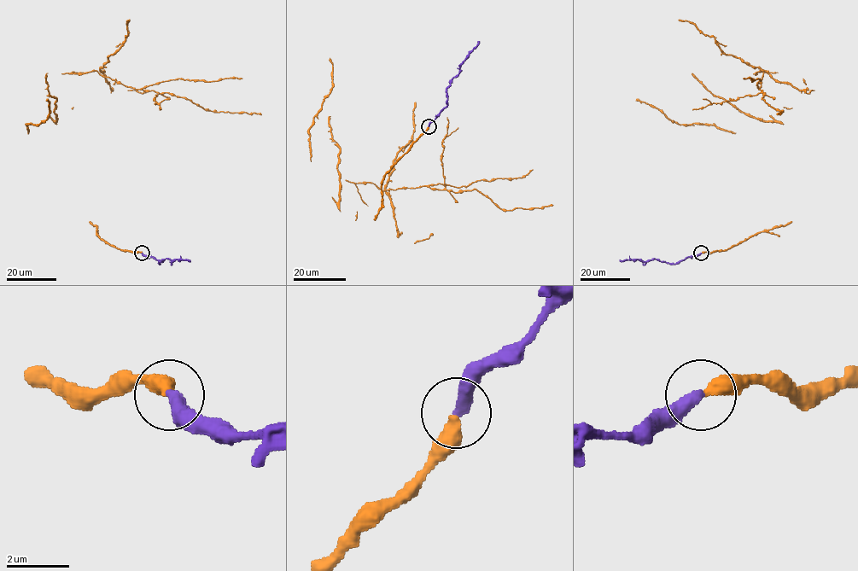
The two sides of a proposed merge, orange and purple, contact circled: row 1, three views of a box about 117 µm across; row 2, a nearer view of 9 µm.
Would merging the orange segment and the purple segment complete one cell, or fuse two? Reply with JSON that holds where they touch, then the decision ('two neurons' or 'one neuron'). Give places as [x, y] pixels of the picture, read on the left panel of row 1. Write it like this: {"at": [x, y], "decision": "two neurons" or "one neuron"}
{"at": [142, 253], "decision": "one neuron"}

